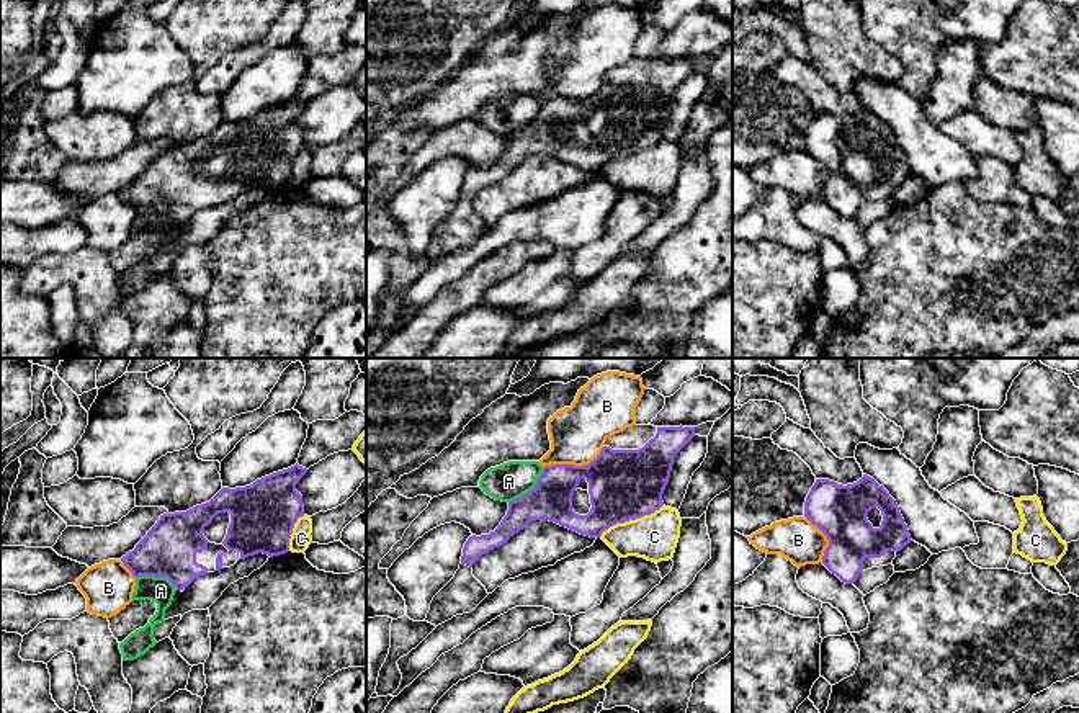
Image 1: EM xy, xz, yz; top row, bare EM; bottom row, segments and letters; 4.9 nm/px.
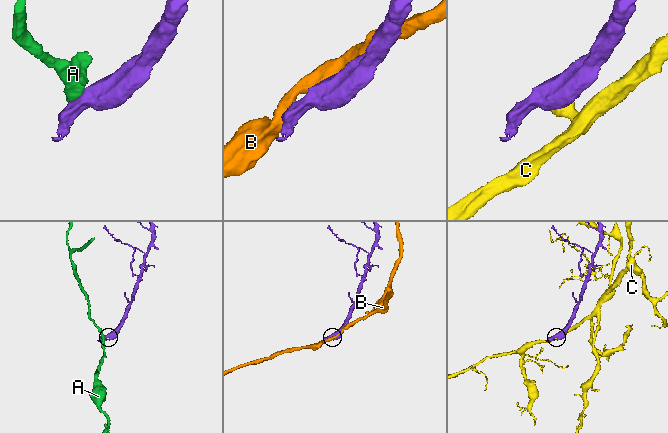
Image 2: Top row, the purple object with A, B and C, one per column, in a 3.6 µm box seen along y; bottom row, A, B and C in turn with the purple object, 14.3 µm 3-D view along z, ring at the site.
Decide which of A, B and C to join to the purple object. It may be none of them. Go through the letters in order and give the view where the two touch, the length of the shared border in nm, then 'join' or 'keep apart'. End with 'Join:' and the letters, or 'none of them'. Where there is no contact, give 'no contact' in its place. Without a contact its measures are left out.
A: meets purple in xz; contact 240 nm long; keep apart
B: meets purple in xz; contact 320 nm long; keep apart
C: meets purple in xz; contact 360 nm long; keep apart
Join: none of them

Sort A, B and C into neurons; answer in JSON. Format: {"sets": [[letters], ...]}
{"sets": [["A"], ["B"], ["C"]]}

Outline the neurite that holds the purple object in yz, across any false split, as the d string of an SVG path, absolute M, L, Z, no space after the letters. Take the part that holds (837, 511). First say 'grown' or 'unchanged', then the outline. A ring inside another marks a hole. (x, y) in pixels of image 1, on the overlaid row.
grown; M866 474L847 486L816 479L804 517L827 536L822 564L845 584L866 569L893 564L896 553L912 541L896 500ZM875 507L883 515L880 528L866 518Z

